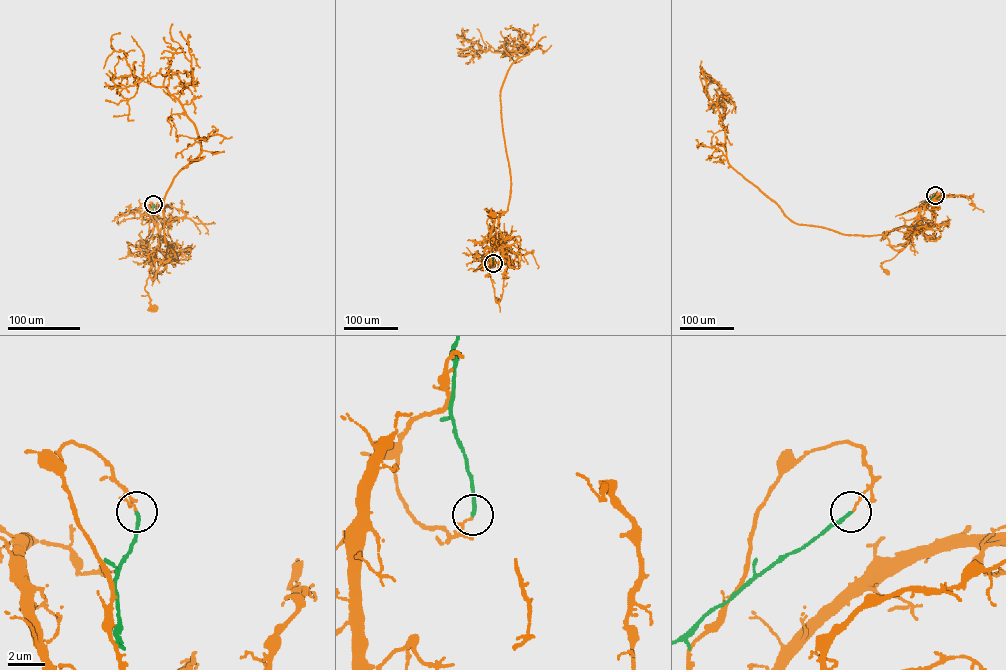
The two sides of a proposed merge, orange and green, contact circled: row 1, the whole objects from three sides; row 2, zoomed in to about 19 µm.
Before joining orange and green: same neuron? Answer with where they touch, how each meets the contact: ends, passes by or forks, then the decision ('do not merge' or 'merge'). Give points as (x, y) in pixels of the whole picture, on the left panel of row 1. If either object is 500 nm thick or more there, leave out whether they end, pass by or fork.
place (153, 204); orange ends; green ends; do not merge

